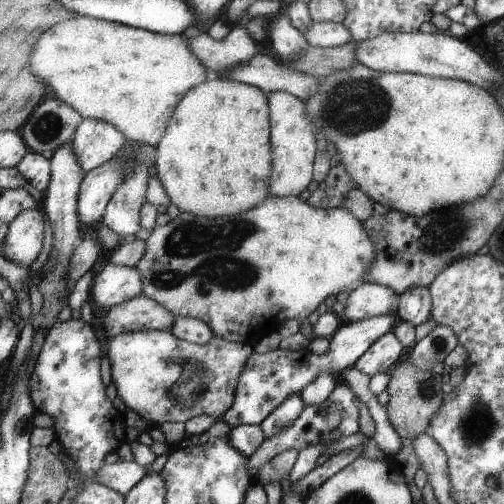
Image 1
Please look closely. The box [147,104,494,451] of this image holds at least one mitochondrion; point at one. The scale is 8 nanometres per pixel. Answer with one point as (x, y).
(442, 234)

